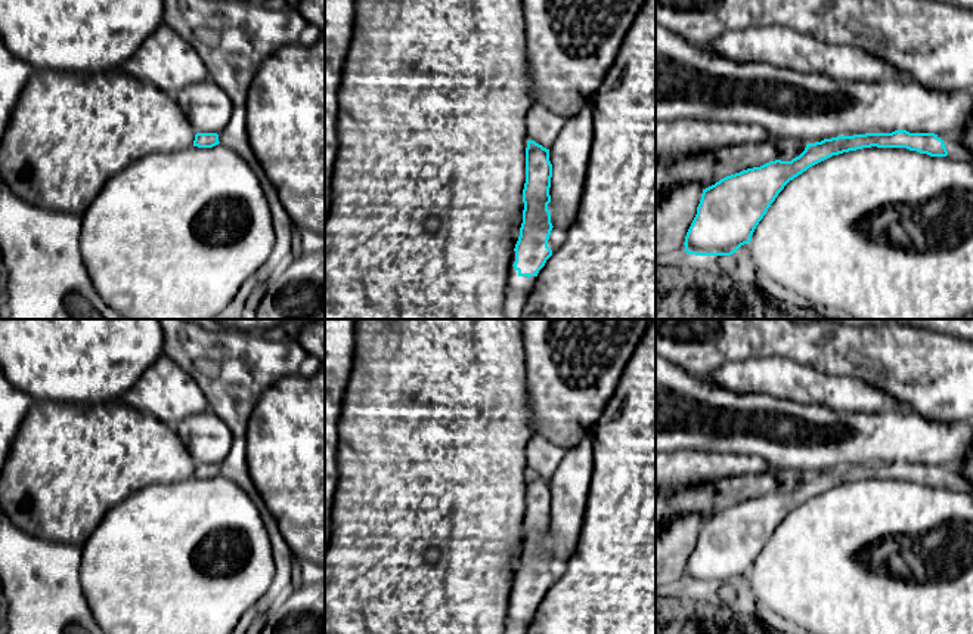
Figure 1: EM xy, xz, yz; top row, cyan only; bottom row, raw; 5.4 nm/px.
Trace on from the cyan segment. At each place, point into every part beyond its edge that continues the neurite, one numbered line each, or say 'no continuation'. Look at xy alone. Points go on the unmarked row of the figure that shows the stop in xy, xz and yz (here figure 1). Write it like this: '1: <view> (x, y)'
no continuation

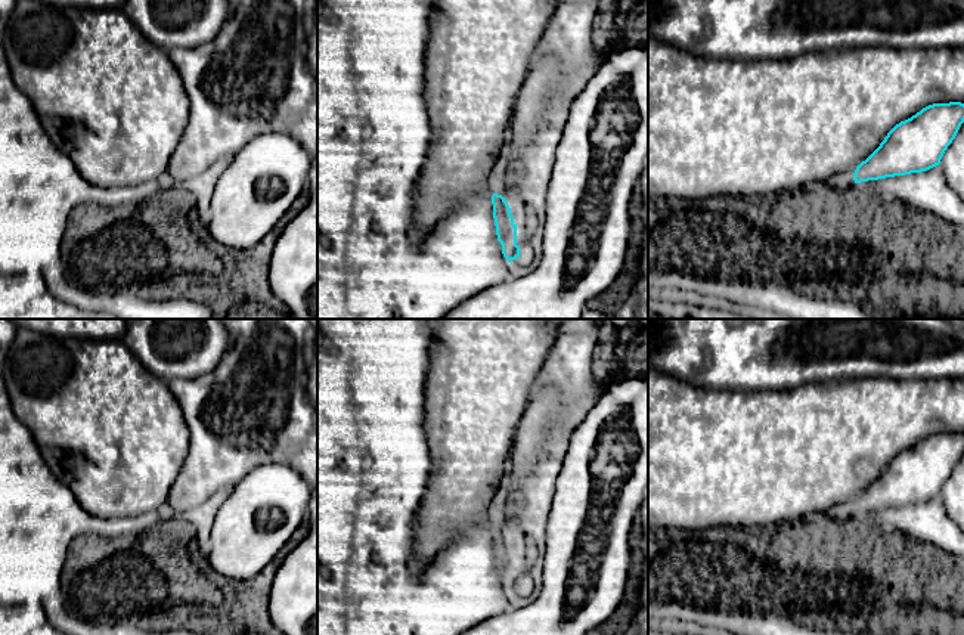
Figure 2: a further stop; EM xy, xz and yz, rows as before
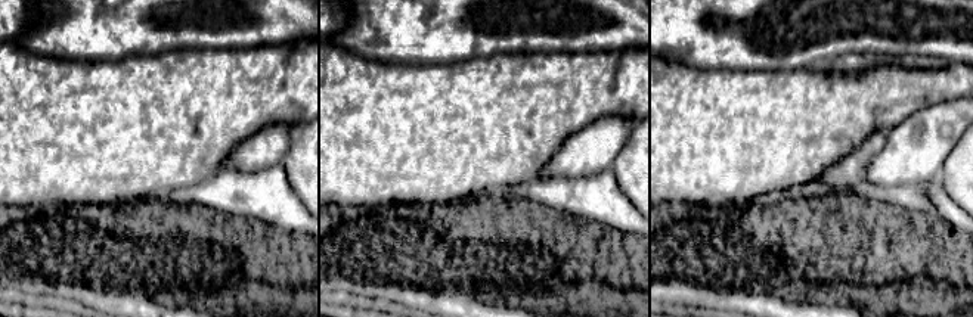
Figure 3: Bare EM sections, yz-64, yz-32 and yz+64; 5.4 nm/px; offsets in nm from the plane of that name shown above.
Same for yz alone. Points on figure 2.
1: yz (842, 511)

